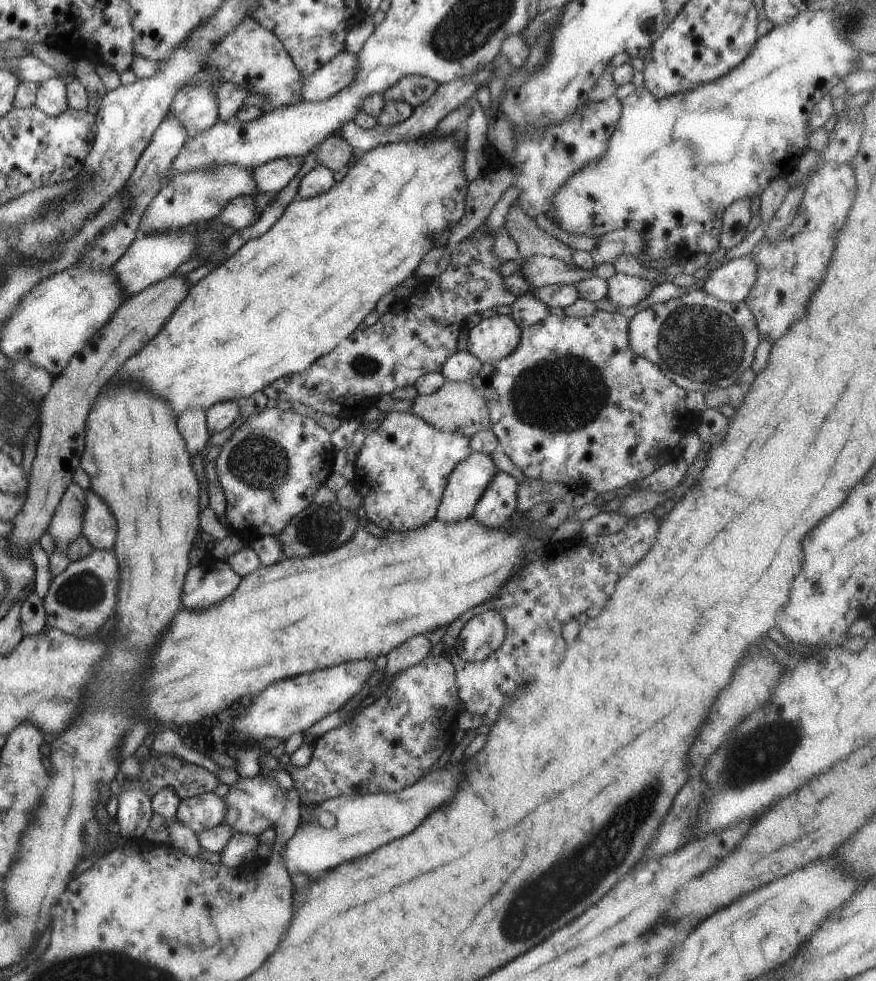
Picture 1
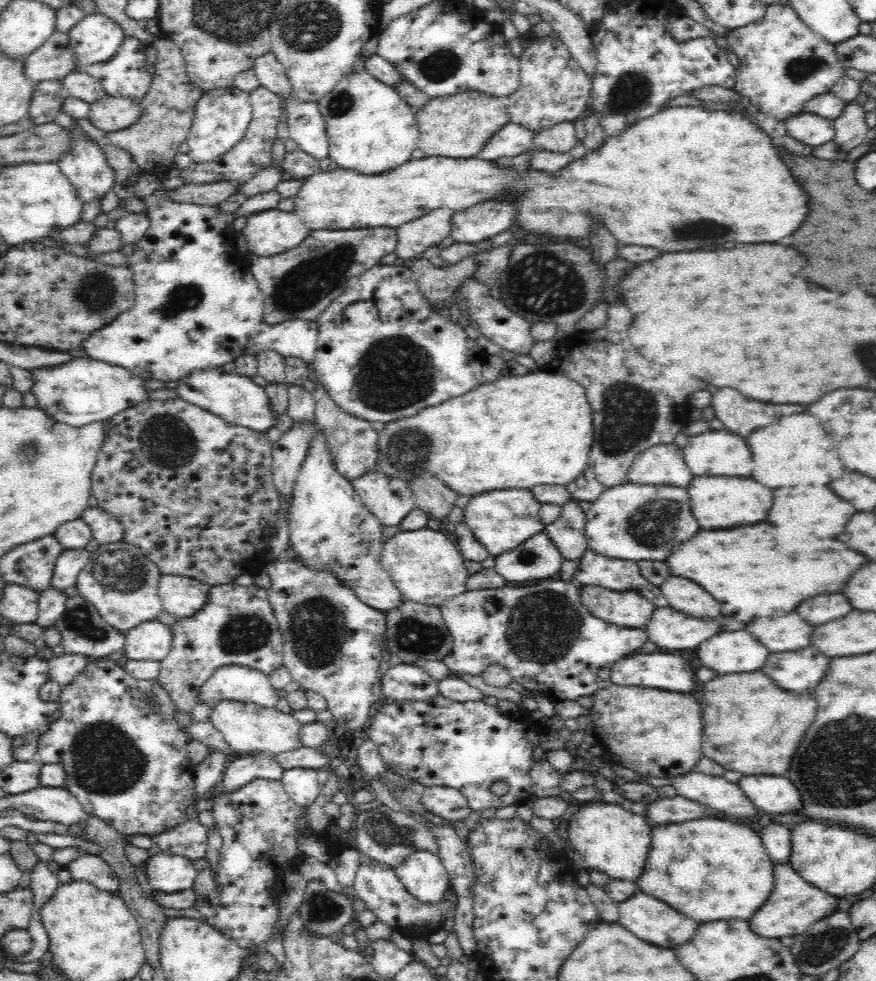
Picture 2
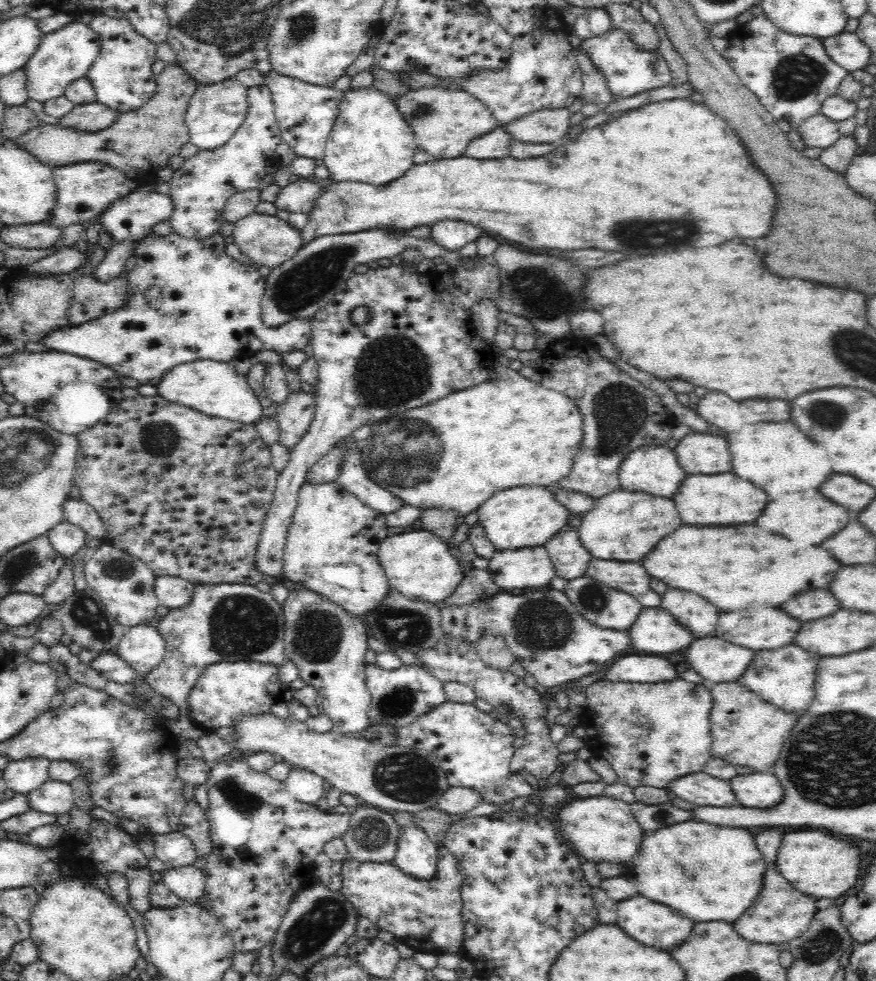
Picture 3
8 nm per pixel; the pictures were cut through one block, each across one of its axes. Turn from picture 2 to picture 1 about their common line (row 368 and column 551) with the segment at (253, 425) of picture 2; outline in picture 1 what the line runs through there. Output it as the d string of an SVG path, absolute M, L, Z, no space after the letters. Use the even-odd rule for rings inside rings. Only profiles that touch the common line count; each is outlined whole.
M807 11L793 15L791 20L775 25L765 35L759 37L748 55L734 69L728 70L715 80L699 83L684 91L676 92L656 99L644 86L637 87L633 93L620 100L621 112L615 128L608 138L604 153L593 162L588 162L582 169L575 171L553 193L551 199L551 222L557 224L561 230L573 234L584 234L591 237L600 235L607 229L631 229L638 232L646 242L645 254L652 260L669 257L686 258L697 253L717 254L717 243L720 235L723 211L736 200L760 196L761 191L769 181L780 177L792 177L795 174L797 161L803 156L804 149L808 148L808 120L810 110L817 101L827 95L829 90L845 75L859 70L855 67L855 60L859 55L852 44L844 36L845 30L841 22L836 22L833 11Z

